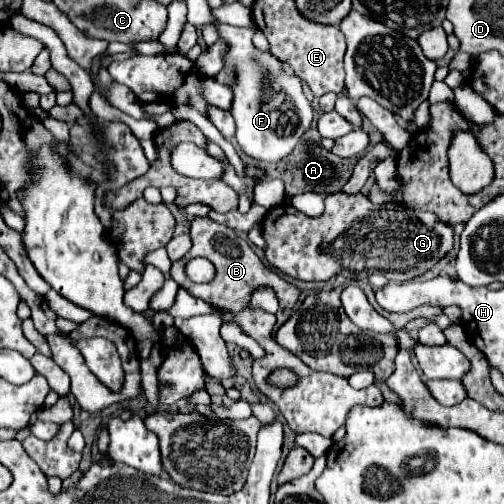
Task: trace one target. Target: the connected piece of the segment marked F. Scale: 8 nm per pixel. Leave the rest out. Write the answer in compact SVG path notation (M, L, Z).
M218 25L218 29L220 37L230 45L226 65L236 71L236 87L232 87L232 117L236 119L238 145L246 155L264 163L288 159L312 121L312 107L302 93L302 81L286 75L274 55L260 53L252 45L252 35L256 29L232 25Z

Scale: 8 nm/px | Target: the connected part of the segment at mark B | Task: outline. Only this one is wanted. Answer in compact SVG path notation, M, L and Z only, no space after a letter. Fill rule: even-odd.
M200 217L200 219L194 219L194 223L190 227L190 239L192 239L192 249L182 259L178 259L178 261L172 263L170 277L180 287L184 287L186 291L190 291L194 297L210 303L214 309L220 309L220 311L240 311L242 307L248 305L252 291L256 287L260 287L260 285L266 285L266 287L272 287L276 291L282 309L294 307L300 291L292 283L286 283L282 277L278 277L272 269L268 269L258 259L258 255L252 251L252 247L242 237L238 237L230 227L218 225L212 219L208 219L208 217ZM192 257L206 257L206 259L210 259L214 263L214 267L216 267L214 281L210 281L210 283L192 283L186 277L184 265Z

